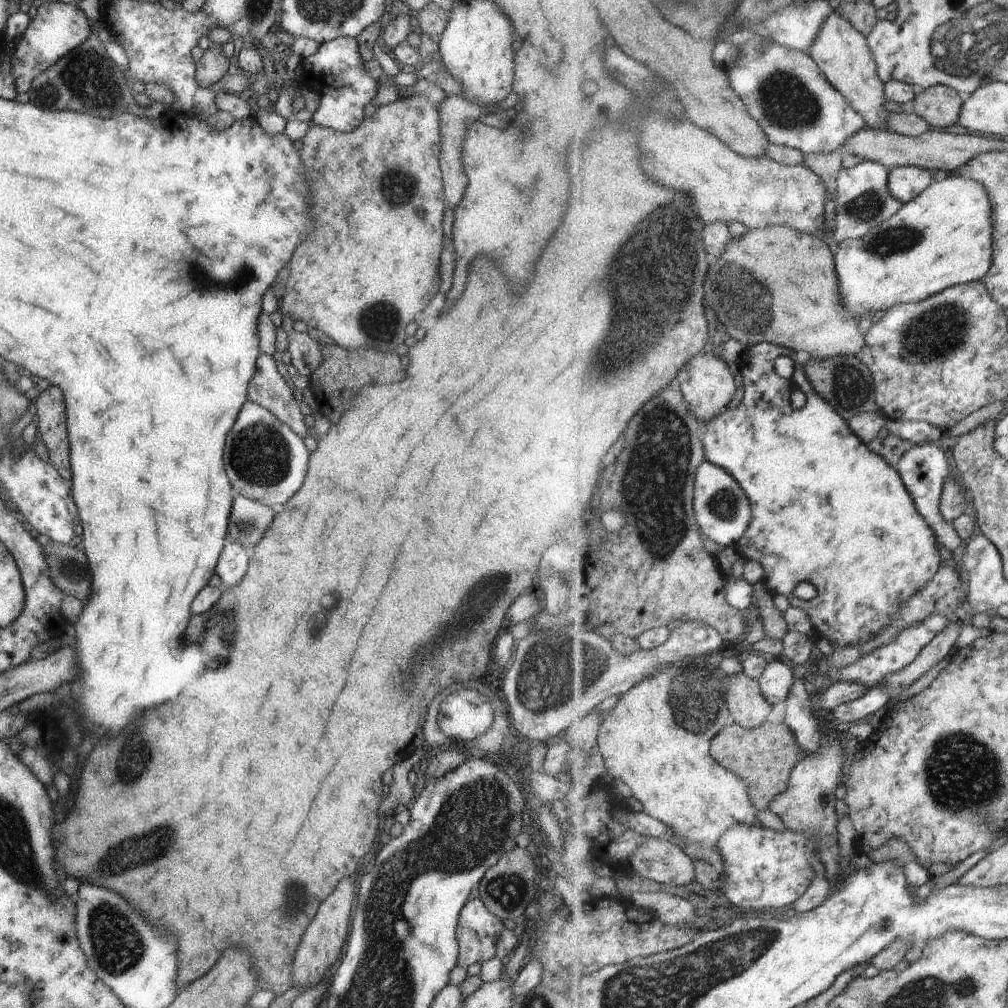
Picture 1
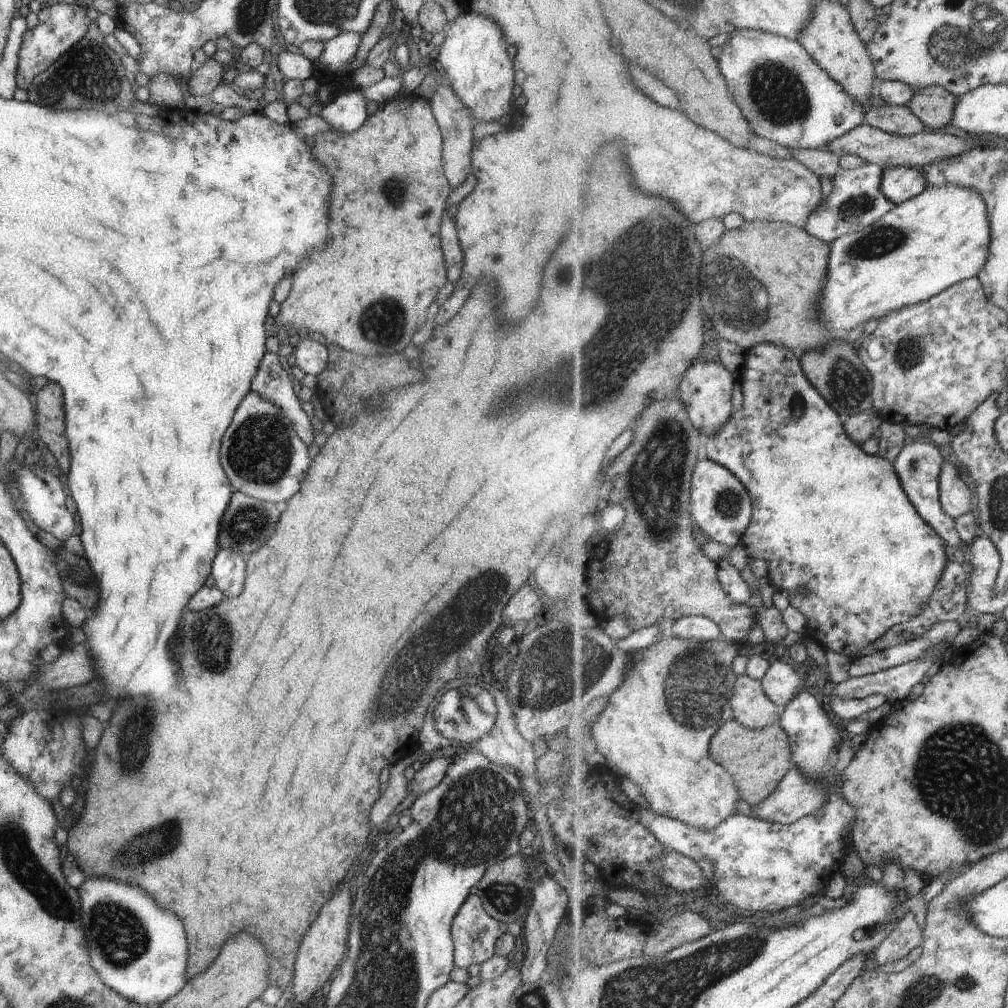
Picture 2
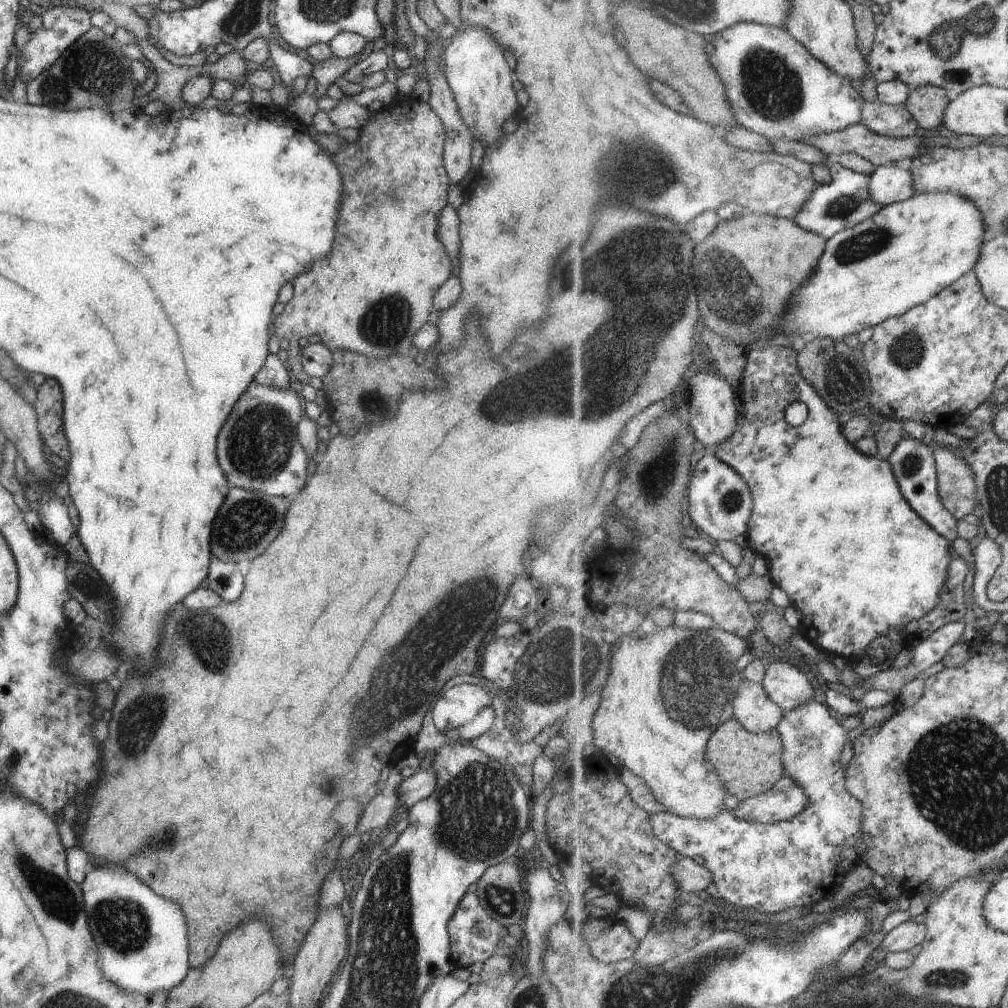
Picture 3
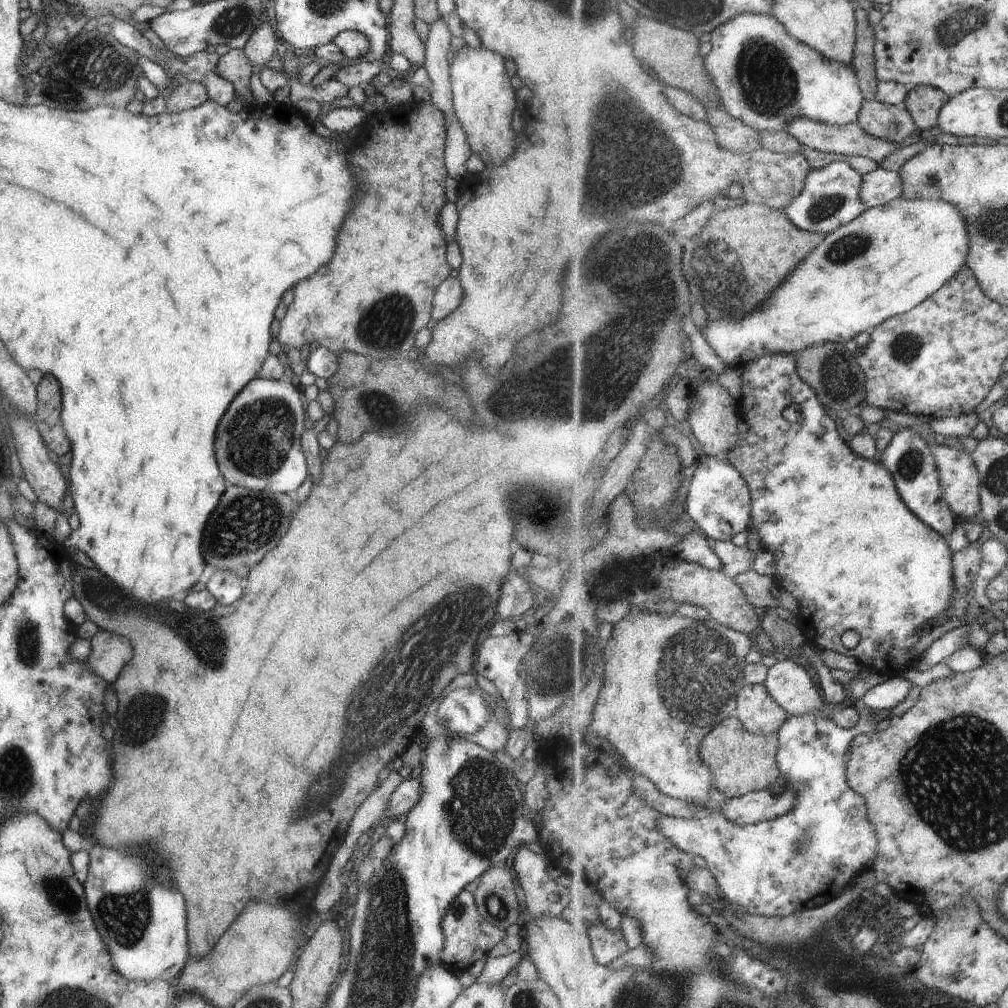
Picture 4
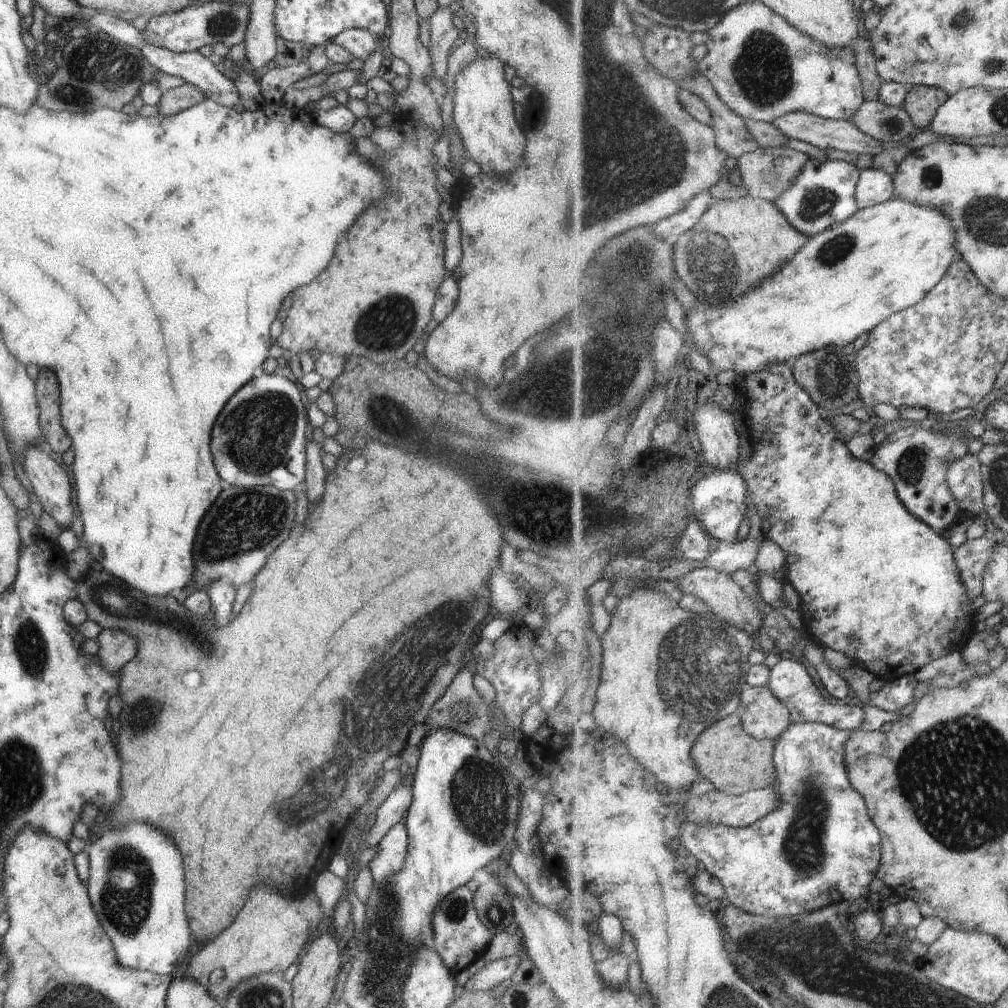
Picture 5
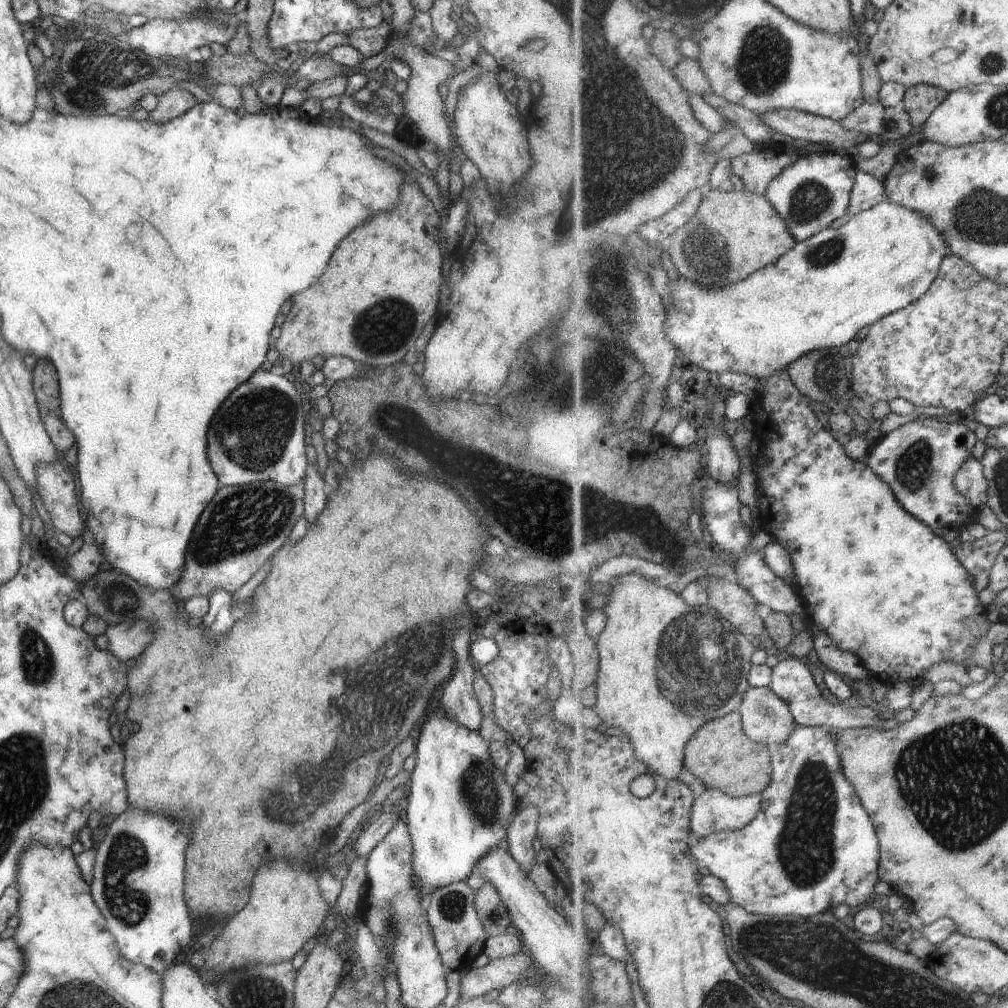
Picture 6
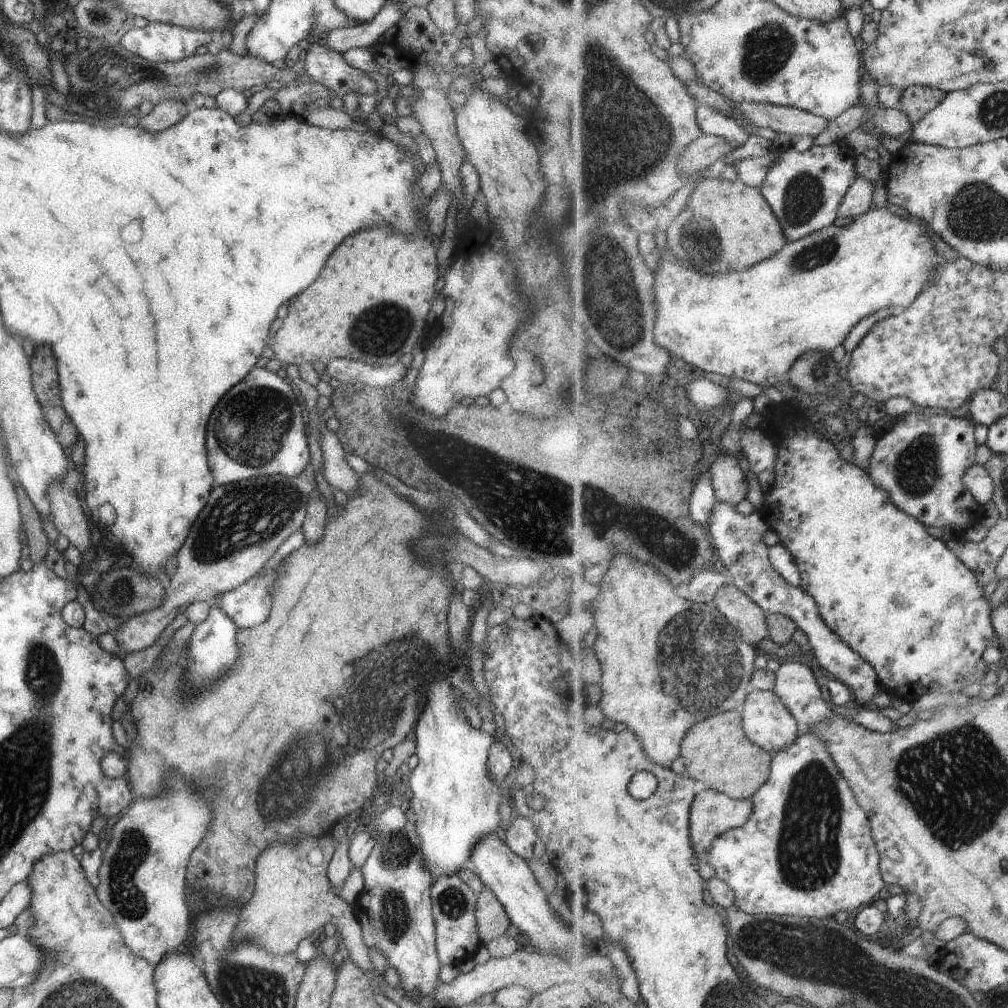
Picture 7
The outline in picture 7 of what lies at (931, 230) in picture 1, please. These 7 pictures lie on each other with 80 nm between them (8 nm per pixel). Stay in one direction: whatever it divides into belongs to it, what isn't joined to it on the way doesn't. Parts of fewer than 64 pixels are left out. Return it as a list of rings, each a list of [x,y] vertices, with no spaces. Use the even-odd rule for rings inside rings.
[[[885,206],[877,210],[869,210],[864,215],[859,215],[849,226],[828,226],[826,229],[810,234],[801,240],[789,241],[778,253],[766,261],[759,262],[753,268],[747,268],[743,272],[731,272],[731,274],[709,275],[701,274],[699,270],[685,266],[685,263],[676,257],[666,245],[666,249],[660,253],[660,266],[654,272],[656,280],[654,289],[656,292],[656,302],[659,304],[659,314],[656,318],[655,340],[659,342],[661,348],[667,349],[678,363],[678,366],[698,367],[701,371],[716,372],[723,374],[727,378],[741,378],[749,382],[759,385],[762,389],[775,387],[777,383],[783,383],[789,379],[788,372],[807,351],[829,351],[835,350],[837,346],[841,346],[846,338],[850,336],[851,330],[855,325],[870,314],[877,313],[881,309],[893,309],[896,311],[907,310],[921,292],[927,290],[930,281],[930,274],[937,270],[937,264],[944,261],[933,242],[929,240],[929,236],[925,234],[925,230],[919,223],[907,218],[899,218],[895,214],[891,214]]]

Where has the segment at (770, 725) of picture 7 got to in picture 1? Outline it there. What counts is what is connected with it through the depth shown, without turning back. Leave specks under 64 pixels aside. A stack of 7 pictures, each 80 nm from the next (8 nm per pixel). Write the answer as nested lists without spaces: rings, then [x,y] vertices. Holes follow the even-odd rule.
[[[744,671],[724,679],[726,702],[734,723],[753,729],[767,722],[773,706],[762,694],[759,682]]]

